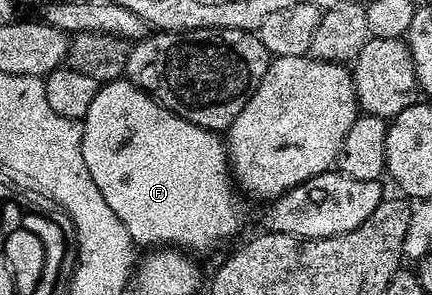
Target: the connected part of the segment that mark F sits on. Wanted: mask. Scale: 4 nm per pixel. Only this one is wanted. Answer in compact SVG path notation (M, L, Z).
M118 80L104 83L95 100L91 100L81 128L81 151L95 188L103 192L103 200L119 216L138 247L209 250L220 238L231 237L241 226L241 210L233 195L234 183L228 177L217 178L217 165L227 154L217 138L214 131L183 120L132 82Z

